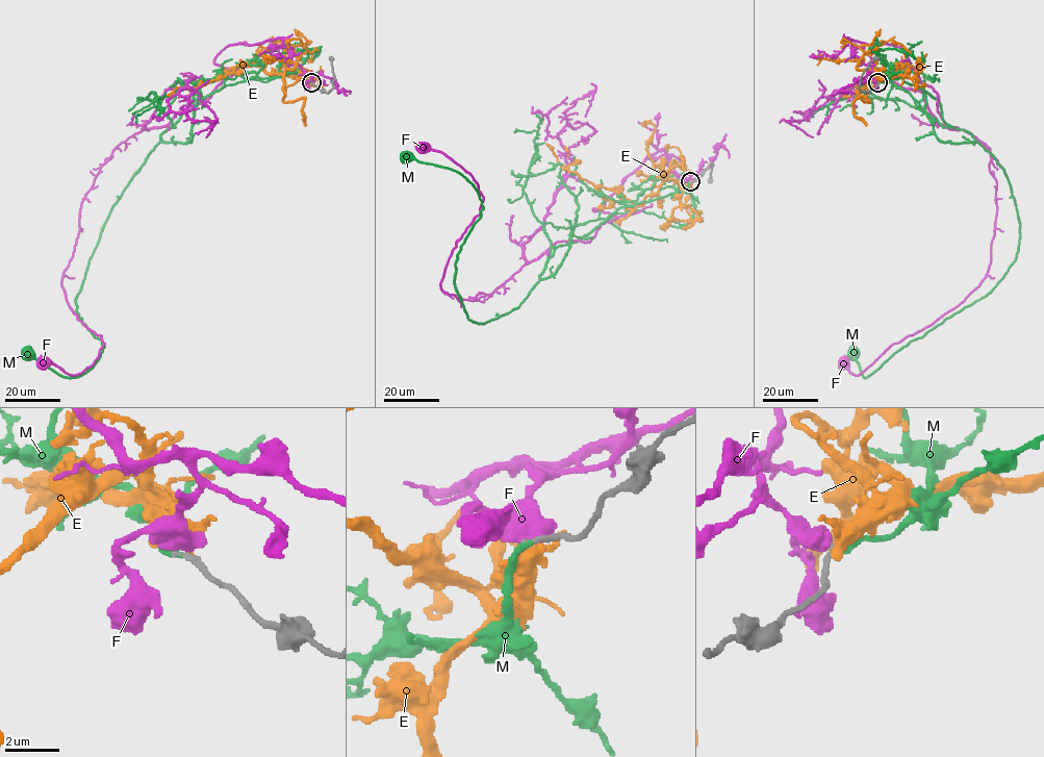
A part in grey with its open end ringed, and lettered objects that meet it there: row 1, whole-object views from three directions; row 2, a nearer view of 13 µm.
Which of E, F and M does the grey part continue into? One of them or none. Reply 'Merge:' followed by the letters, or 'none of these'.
Merge: M

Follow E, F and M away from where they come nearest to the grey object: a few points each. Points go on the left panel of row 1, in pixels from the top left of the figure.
E: (312, 82), (303, 74), (286, 87), (284, 96), (284, 76), (248, 64), (201, 86), (178, 86), (167, 95)
F: (311, 81), (284, 40), (229, 44), (210, 96), (122, 142), (61, 281), (104, 344), (78, 374), (43, 360)
M: (311, 82), (250, 78), (193, 100), (113, 206), (76, 297), (99, 359), (69, 377), (27, 354)

